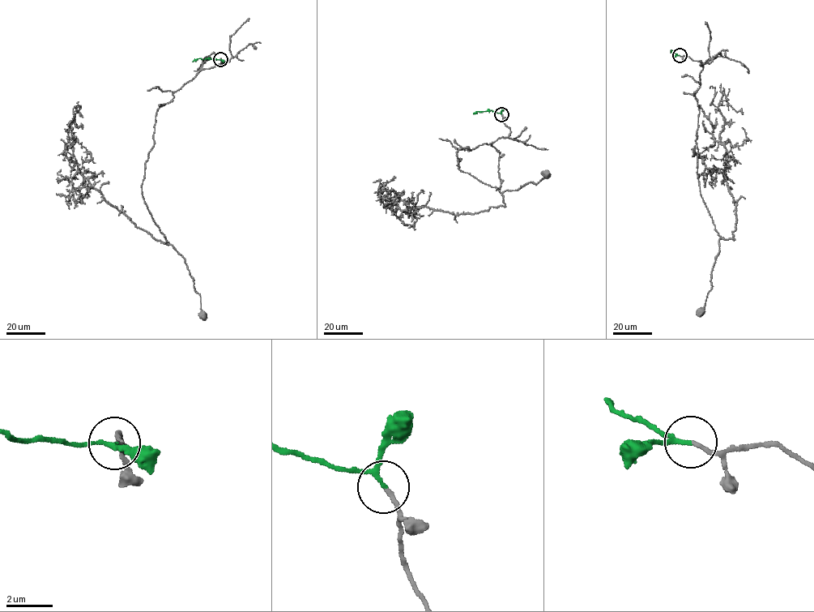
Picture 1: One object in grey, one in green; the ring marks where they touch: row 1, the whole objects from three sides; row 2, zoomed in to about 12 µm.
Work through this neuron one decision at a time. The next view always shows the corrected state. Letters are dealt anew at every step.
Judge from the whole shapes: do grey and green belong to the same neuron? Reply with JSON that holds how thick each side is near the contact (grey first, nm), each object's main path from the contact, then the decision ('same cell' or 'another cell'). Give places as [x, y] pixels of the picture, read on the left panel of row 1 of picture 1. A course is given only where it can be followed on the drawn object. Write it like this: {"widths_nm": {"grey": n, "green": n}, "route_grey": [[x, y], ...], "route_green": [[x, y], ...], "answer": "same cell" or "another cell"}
{"widths_nm": {"grey": 150, "green": 130}, "route_grey": [[220, 59], [224, 62], [201, 70], [158, 109], [141, 186], [155, 224], [185, 259], [203, 316]], "route_green": [[220, 59], [197, 58], [192, 62]], "answer": "same cell"}

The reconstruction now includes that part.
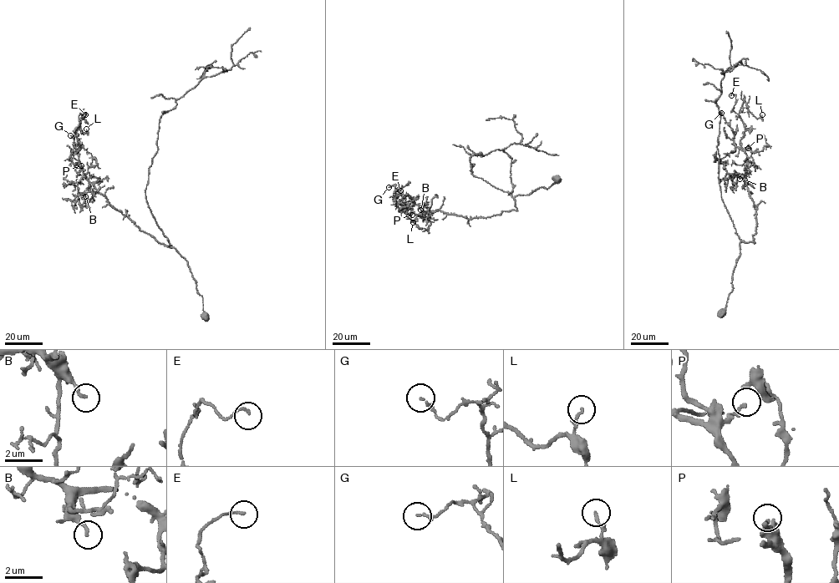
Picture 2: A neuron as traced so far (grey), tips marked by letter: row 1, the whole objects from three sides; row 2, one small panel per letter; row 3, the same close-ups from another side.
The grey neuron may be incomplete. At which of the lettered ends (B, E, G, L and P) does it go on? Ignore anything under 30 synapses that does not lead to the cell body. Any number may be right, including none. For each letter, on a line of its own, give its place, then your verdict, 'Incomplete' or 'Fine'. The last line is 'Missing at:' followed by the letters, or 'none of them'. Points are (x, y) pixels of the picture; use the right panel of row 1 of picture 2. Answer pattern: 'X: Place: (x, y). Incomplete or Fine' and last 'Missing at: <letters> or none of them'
B: Place: (739, 179). Fine
E: Place: (731, 95). Fine
G: Place: (721, 113). Fine
L: Place: (762, 114). Incomplete
P: Place: (748, 148). Fine
Missing at: L

